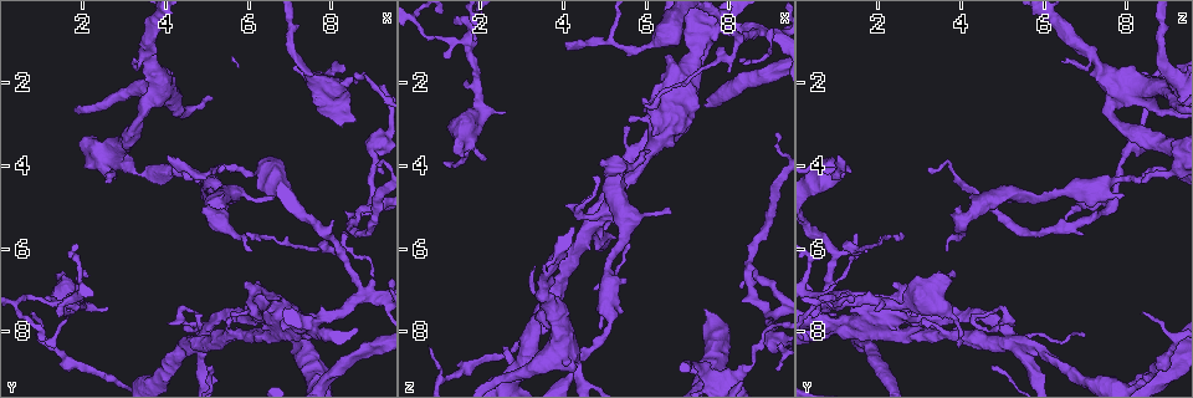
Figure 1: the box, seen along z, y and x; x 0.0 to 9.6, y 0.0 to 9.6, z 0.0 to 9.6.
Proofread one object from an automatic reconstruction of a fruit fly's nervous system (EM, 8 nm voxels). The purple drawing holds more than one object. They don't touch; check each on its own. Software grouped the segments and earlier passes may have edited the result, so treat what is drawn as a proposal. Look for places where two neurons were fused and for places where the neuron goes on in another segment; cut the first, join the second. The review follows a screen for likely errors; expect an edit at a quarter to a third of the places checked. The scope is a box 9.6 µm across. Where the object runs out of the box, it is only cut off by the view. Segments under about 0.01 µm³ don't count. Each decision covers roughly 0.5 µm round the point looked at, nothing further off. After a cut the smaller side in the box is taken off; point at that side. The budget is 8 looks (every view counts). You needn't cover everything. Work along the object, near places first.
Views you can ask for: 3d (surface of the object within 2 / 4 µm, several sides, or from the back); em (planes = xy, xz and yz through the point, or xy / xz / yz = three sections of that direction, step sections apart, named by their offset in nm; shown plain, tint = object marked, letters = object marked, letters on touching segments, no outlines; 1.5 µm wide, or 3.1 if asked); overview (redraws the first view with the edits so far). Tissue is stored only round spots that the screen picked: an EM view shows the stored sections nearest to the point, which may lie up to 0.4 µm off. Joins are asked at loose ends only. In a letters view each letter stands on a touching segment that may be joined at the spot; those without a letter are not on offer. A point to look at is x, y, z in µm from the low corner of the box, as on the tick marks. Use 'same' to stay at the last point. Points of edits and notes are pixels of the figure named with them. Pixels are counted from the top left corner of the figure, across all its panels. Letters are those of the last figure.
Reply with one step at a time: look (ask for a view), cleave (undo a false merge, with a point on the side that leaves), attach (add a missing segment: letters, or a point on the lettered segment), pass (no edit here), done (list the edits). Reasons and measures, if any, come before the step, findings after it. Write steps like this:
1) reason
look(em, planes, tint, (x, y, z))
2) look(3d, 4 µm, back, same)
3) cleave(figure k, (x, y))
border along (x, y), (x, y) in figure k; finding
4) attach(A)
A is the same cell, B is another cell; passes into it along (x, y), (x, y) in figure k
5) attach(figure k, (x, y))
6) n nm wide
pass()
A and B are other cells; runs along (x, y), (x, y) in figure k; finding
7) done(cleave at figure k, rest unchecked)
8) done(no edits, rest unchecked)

touches itself
look(em, planes, letters, (8.70, 5.15, 6.60))

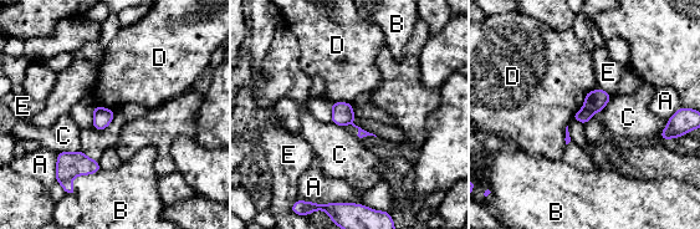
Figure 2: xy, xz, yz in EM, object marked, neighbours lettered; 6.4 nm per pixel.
120 nm wide; B touches over 240 nm
cleave(figure 2, (594, 101))
A, B, C, D and E are other cells; two neurons meet here

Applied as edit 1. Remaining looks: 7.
redraw
look(overview)

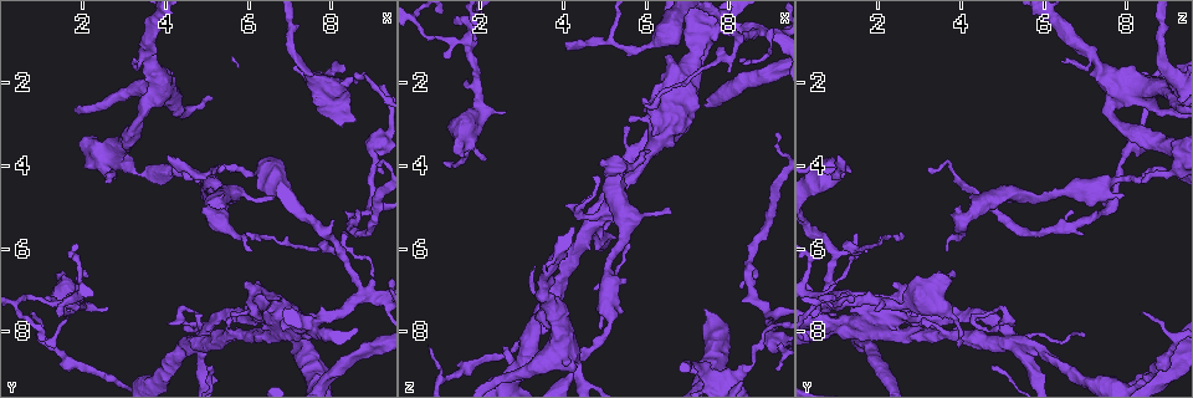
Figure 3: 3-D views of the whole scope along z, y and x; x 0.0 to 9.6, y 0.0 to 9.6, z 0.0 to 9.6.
thin end
look(3d, 4 µm, (6.50, 4.75, 5.00))

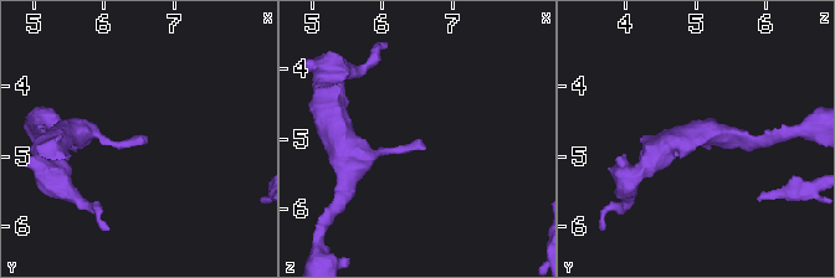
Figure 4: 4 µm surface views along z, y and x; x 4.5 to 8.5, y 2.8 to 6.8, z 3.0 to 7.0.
look(em, planes, letters, (6.50, 4.75, 5.00))

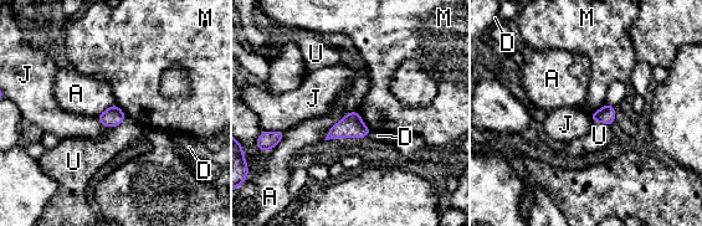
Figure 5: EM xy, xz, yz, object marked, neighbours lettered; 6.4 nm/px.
110 nm wide
pass()
A, D, J, M and U are other cells; border along (266, 131), (283, 133) in figure 5; no lettered segment goes on from it

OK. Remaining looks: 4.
thin end
look(em, xz, step 8, tint, (6.05, 6.05, 3.65))

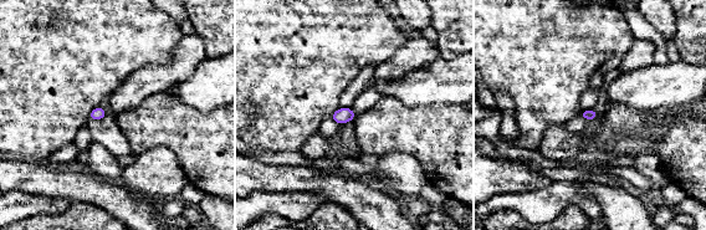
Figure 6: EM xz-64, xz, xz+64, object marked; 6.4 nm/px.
another direction
look(em, xy, step 8, letters, same)

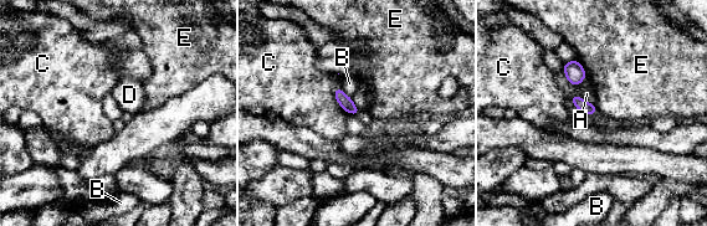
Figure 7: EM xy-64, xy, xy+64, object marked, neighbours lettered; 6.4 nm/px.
80 nm wide
pass()
A, B, C, D and E are other cells; border along (341, 88), (351, 97) in figure 7; no lettered segment goes on from it

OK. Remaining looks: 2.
done(cleave at figure 2, rest unchecked)

